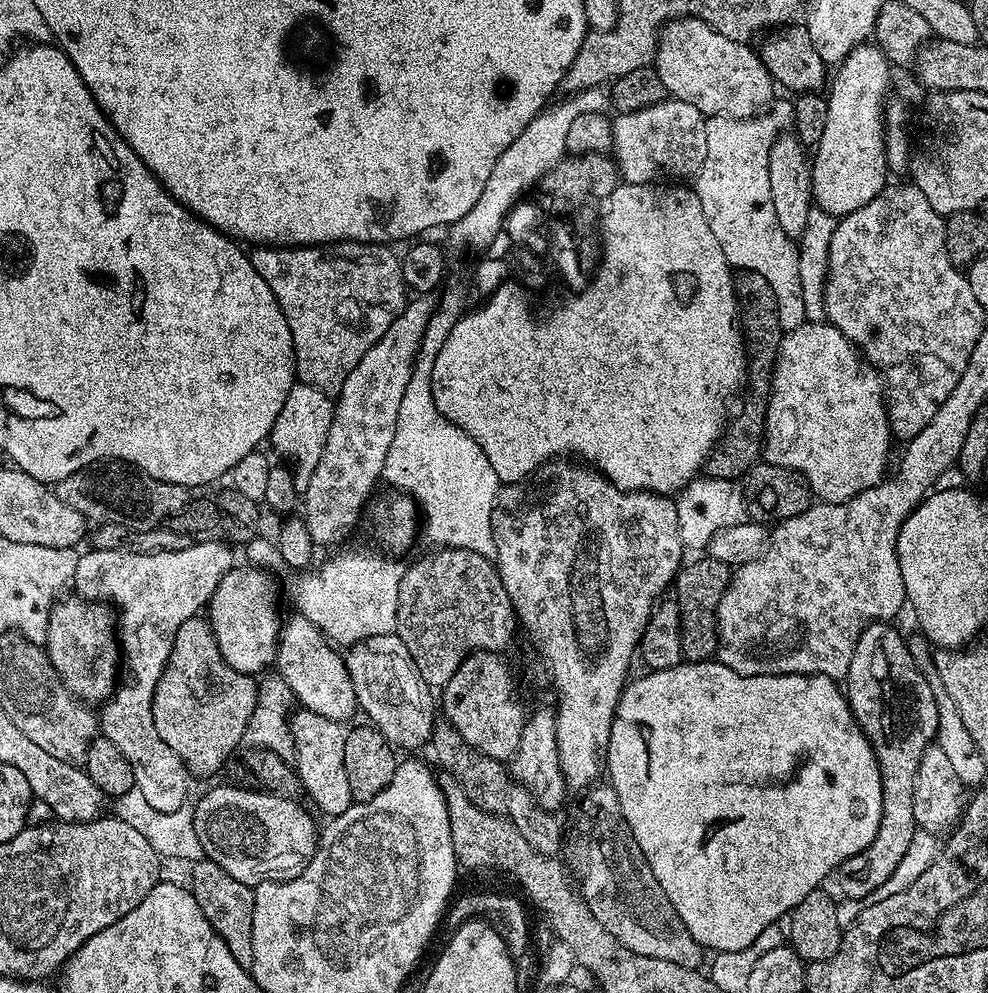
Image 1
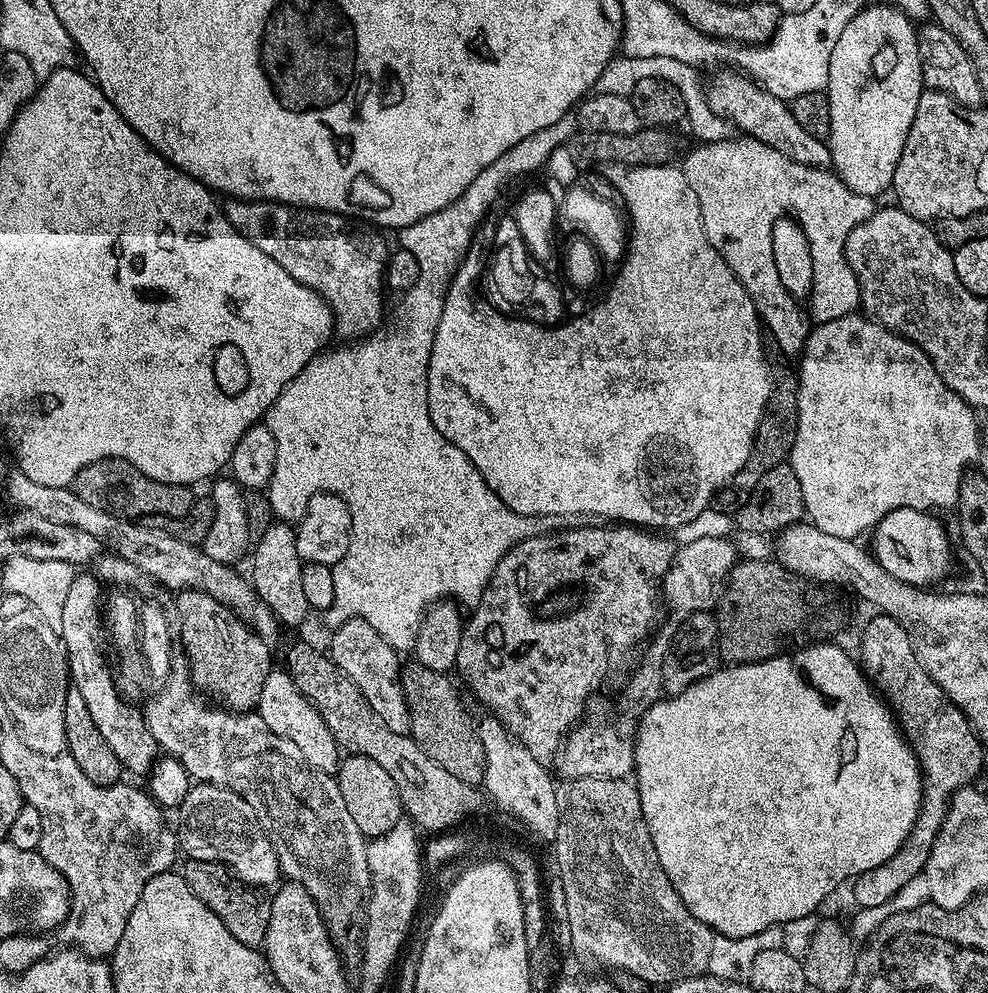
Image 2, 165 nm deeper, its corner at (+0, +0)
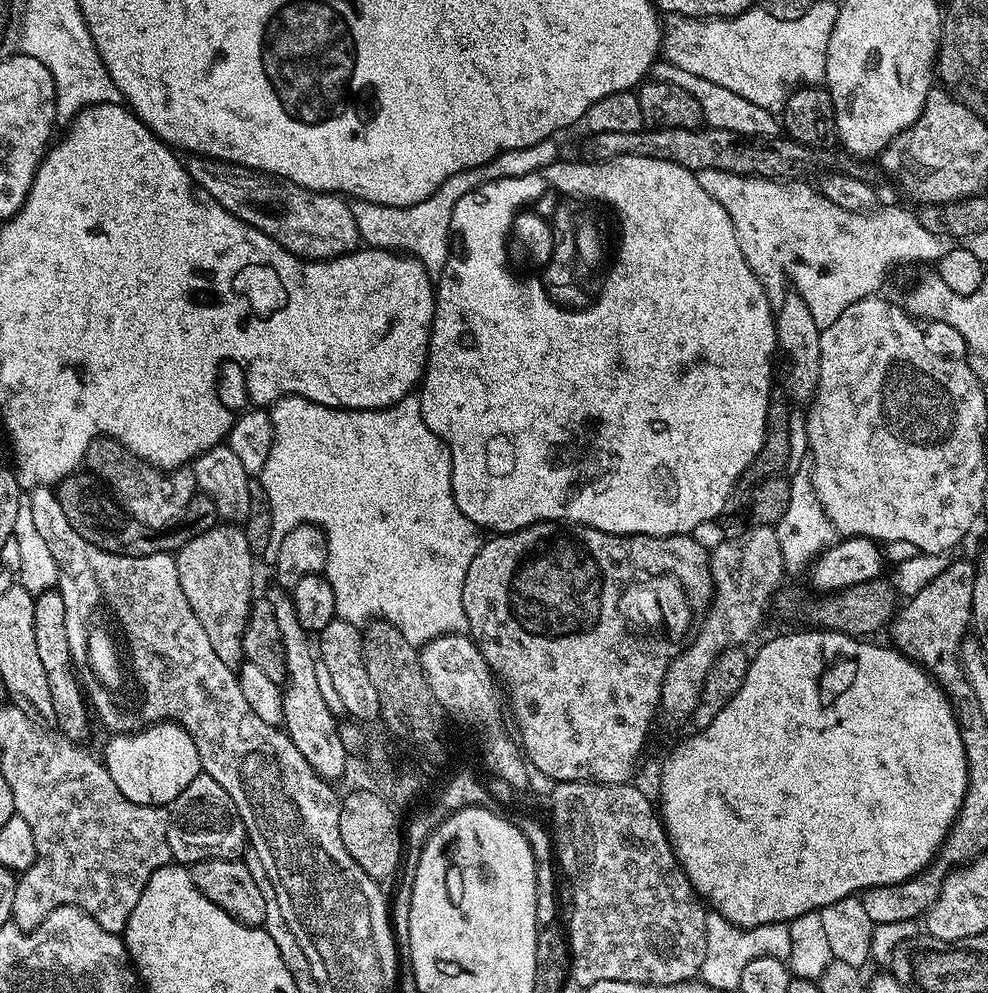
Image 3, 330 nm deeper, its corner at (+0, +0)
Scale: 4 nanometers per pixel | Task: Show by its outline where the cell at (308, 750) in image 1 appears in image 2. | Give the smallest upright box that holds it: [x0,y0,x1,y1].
[256,670,342,774]

